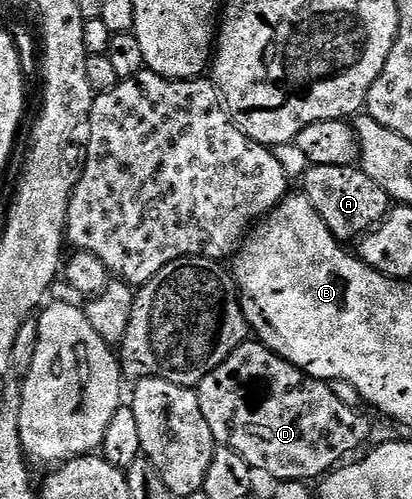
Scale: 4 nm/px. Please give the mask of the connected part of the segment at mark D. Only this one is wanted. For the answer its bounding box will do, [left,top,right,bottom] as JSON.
[195,341,372,481]

